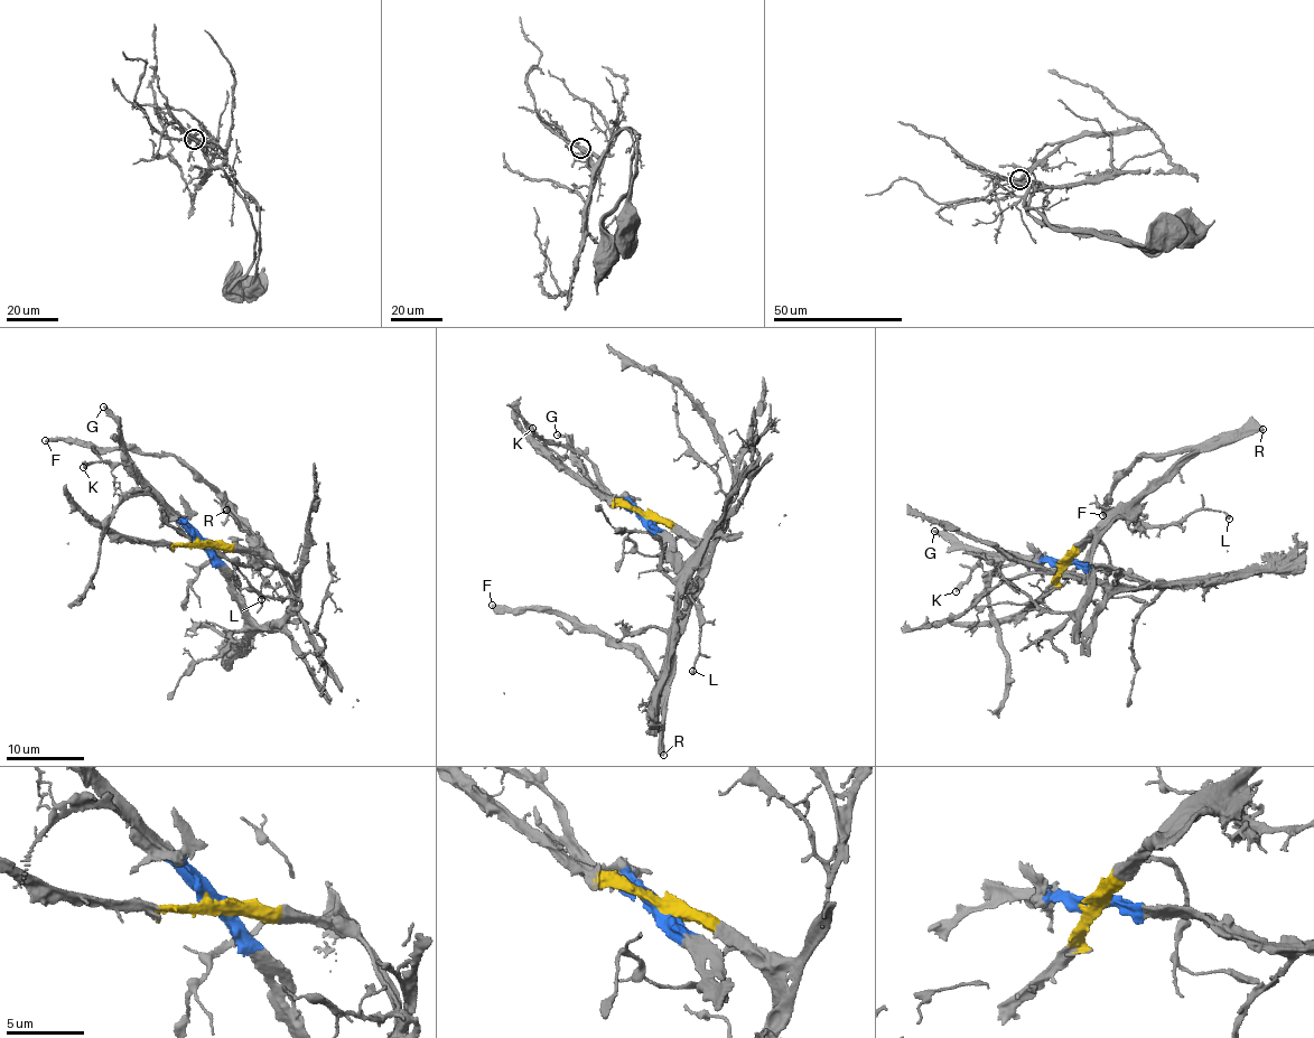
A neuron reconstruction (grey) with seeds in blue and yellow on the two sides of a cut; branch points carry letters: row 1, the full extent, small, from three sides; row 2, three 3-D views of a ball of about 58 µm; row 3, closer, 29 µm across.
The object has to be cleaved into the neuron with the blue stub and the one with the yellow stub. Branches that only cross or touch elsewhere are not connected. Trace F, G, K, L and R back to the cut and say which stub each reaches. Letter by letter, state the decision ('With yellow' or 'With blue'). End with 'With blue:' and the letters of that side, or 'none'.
F: With yellow
G: With blue
K: With blue
L: With yellow
R: With yellow
With blue: G, K

